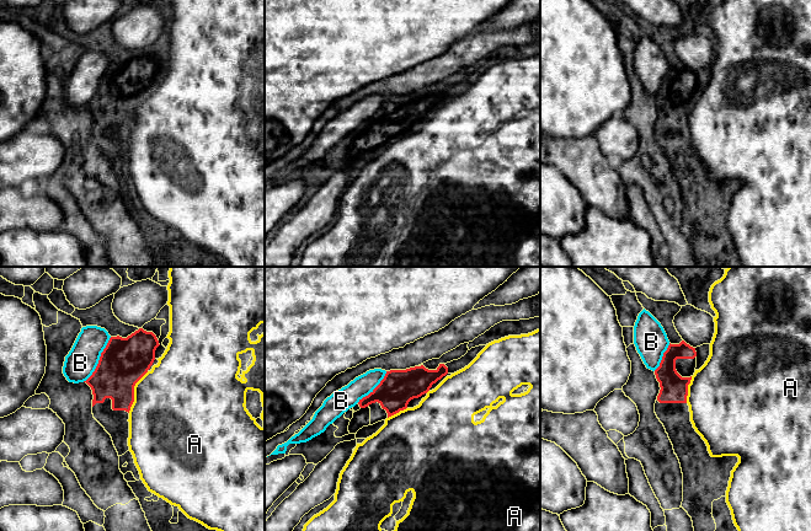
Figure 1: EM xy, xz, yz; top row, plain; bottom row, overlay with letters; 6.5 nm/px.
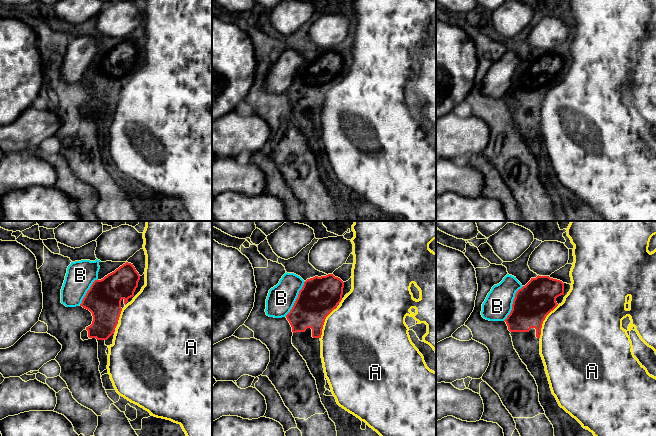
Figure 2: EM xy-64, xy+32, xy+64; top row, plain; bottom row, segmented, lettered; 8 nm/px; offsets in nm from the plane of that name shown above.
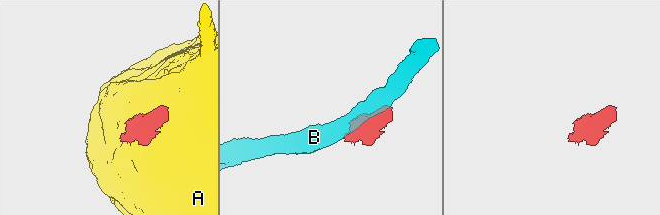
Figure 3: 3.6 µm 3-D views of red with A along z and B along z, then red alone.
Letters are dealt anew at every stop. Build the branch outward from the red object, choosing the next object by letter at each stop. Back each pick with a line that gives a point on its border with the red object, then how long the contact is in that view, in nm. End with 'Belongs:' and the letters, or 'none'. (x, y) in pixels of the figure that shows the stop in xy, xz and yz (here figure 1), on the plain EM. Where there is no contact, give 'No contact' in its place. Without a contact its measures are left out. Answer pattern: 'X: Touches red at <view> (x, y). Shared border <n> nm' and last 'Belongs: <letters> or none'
Belongs: none

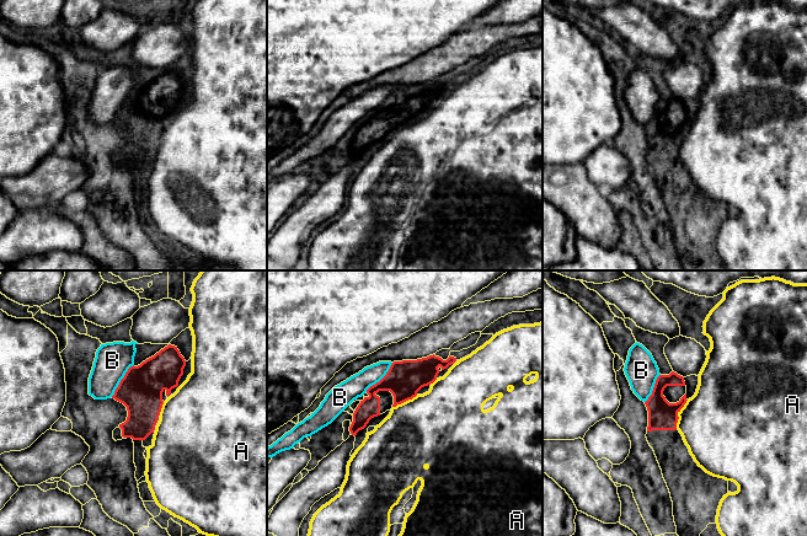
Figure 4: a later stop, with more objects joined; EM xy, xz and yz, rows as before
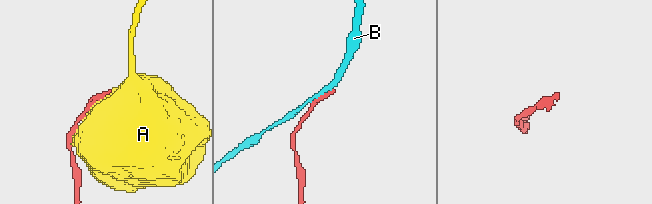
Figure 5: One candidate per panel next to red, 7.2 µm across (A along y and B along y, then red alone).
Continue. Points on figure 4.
Belongs: none

